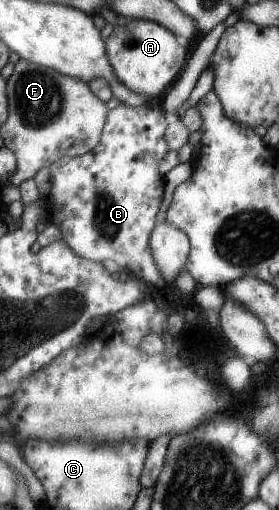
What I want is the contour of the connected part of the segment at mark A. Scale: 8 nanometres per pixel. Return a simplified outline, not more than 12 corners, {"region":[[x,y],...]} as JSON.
{"region":[[153,20],[114,25],[114,75],[147,99],[183,70],[173,32]]}

